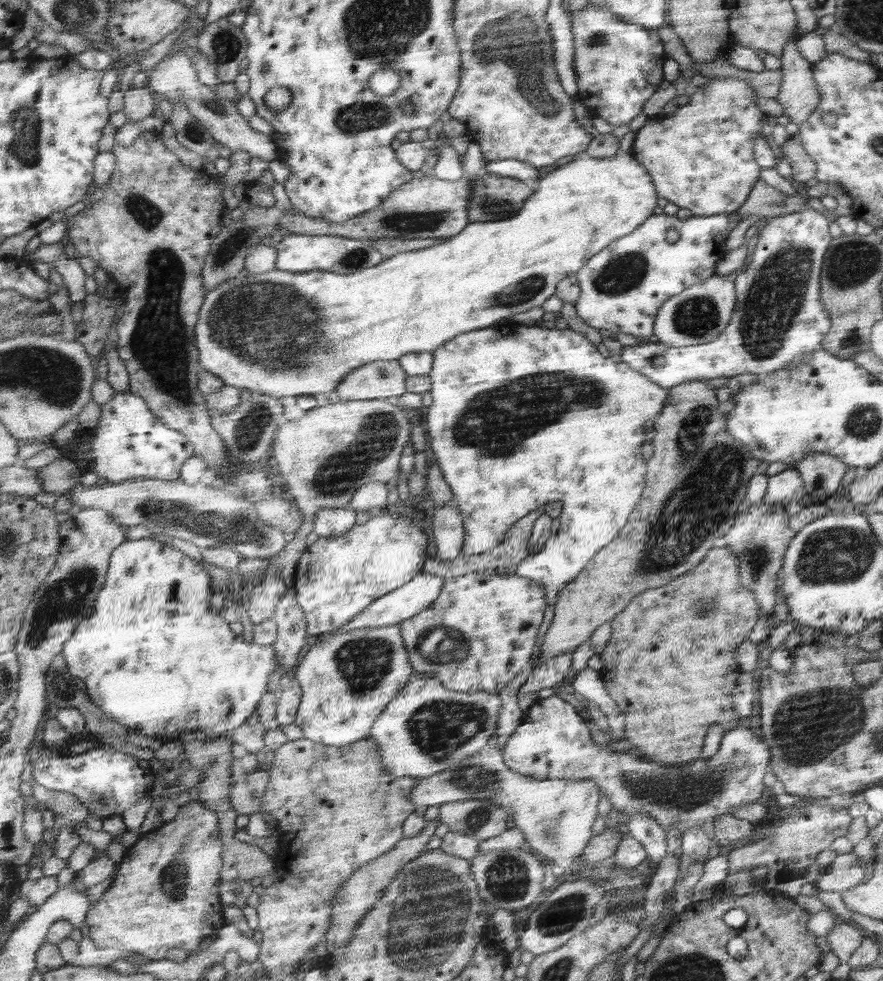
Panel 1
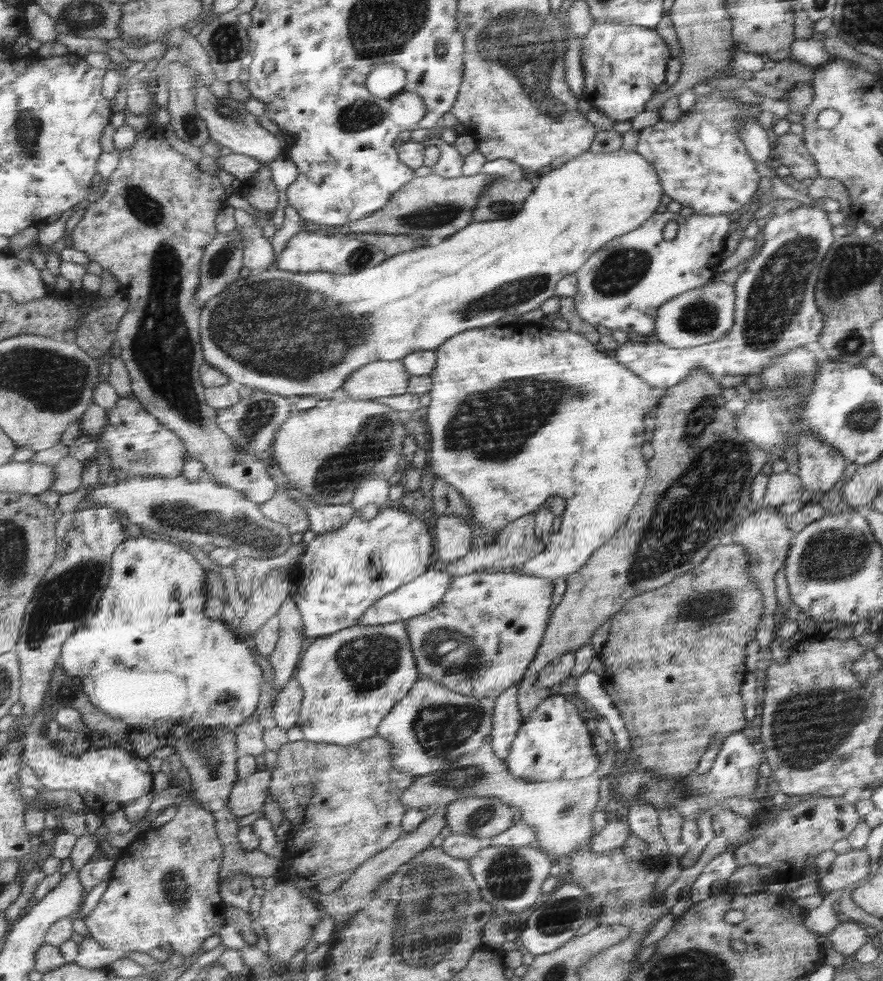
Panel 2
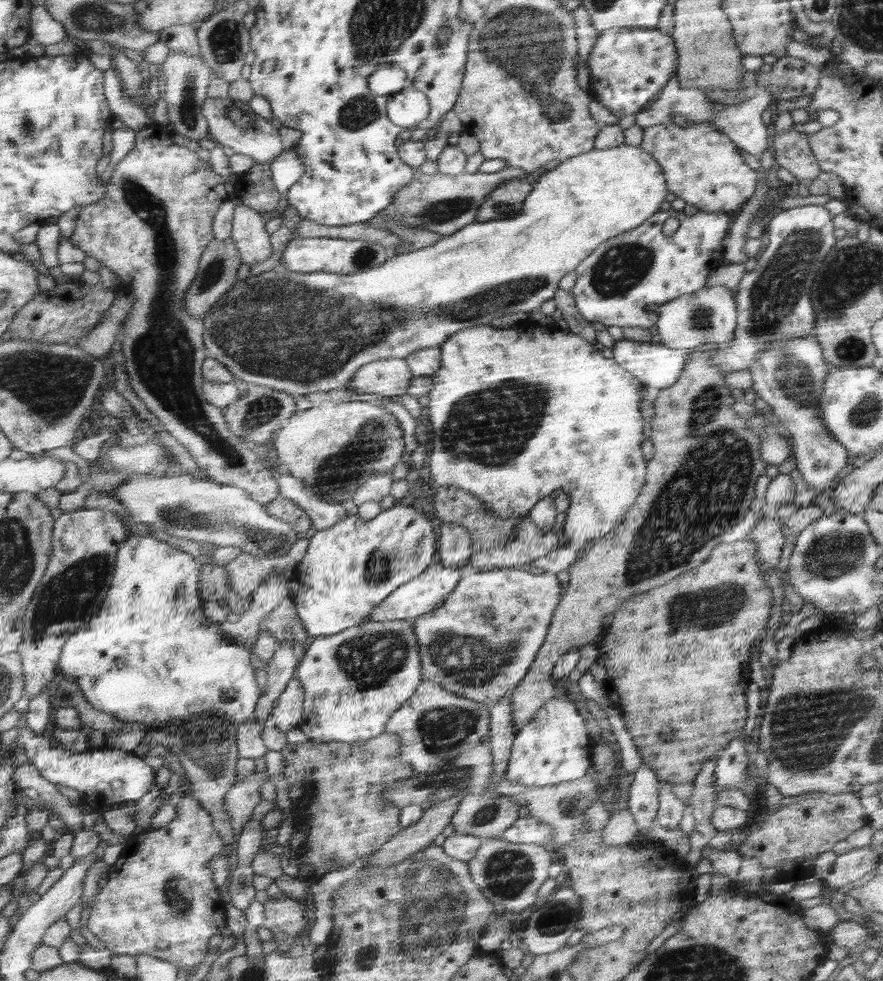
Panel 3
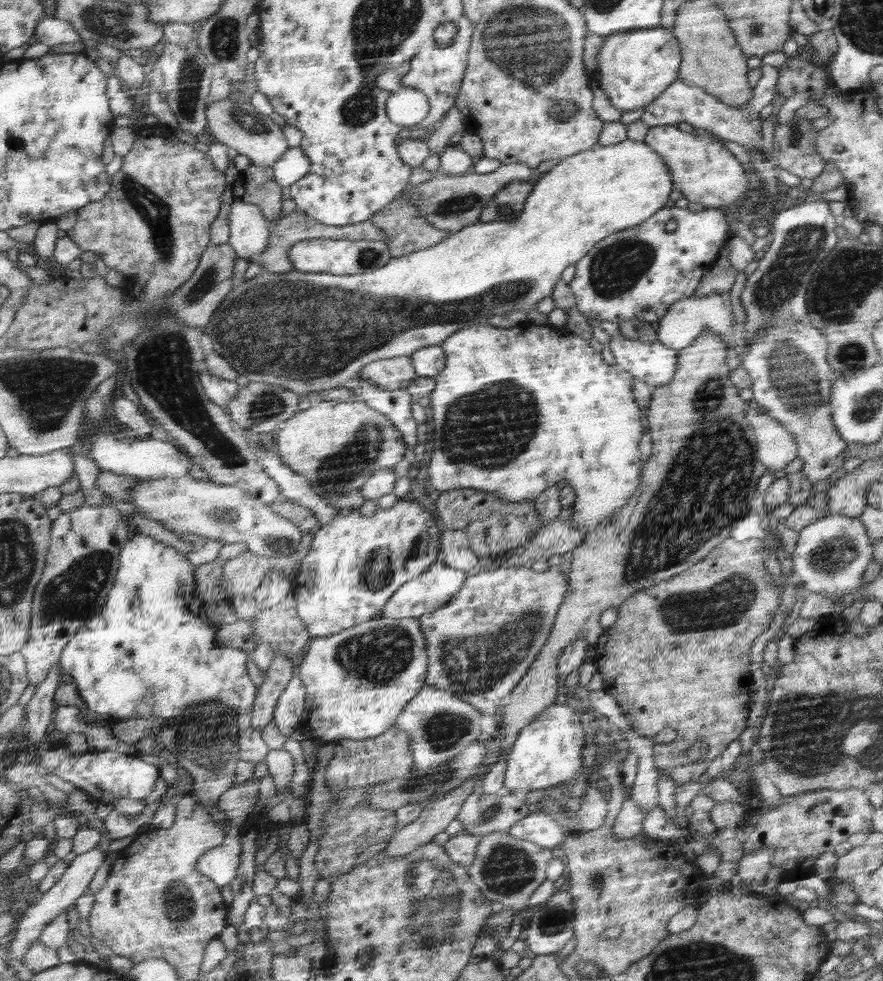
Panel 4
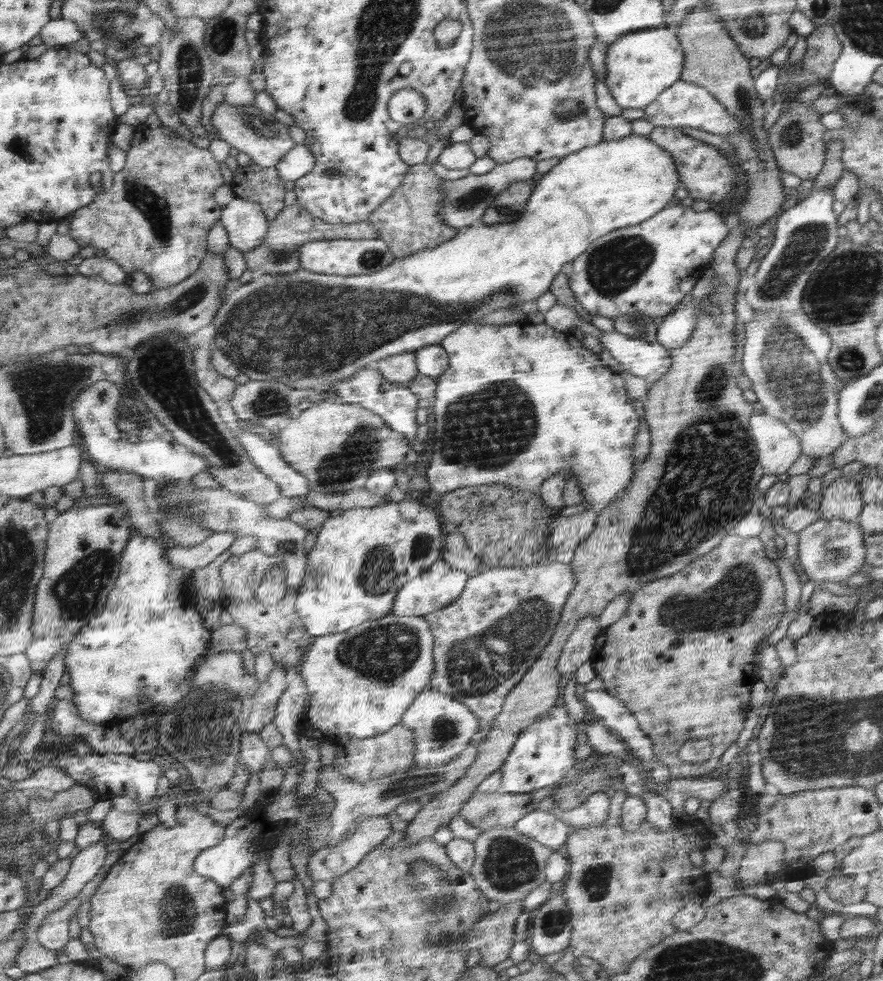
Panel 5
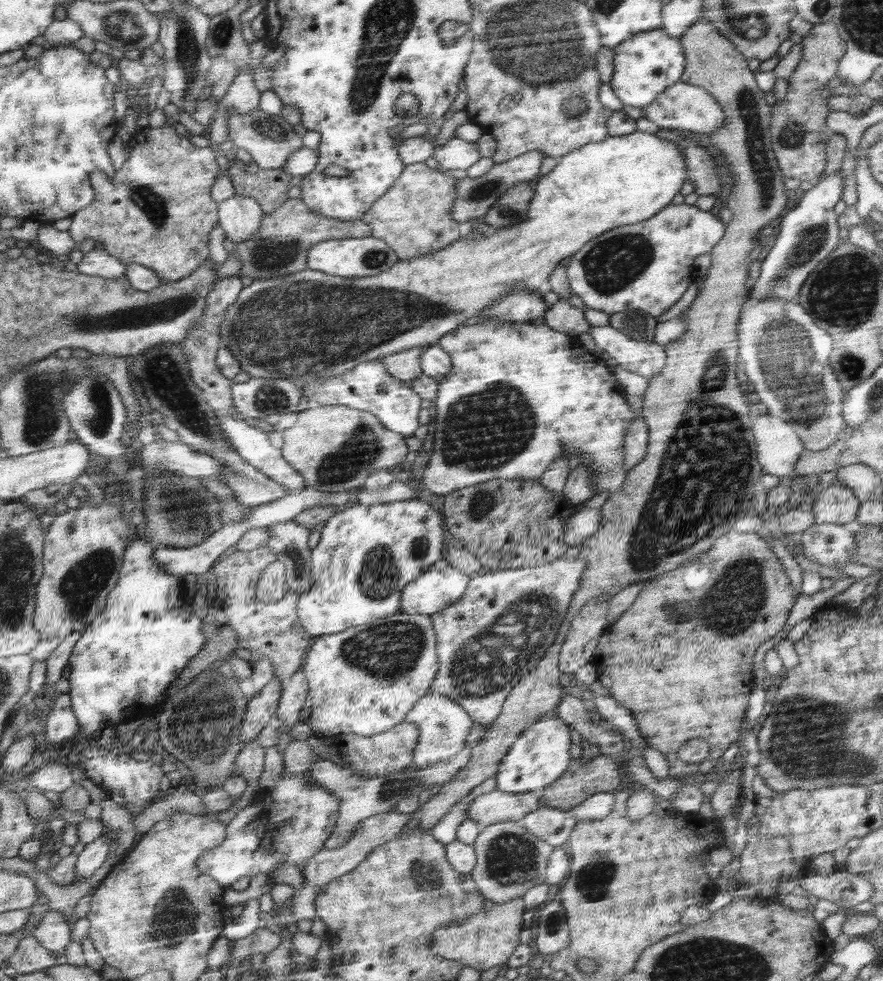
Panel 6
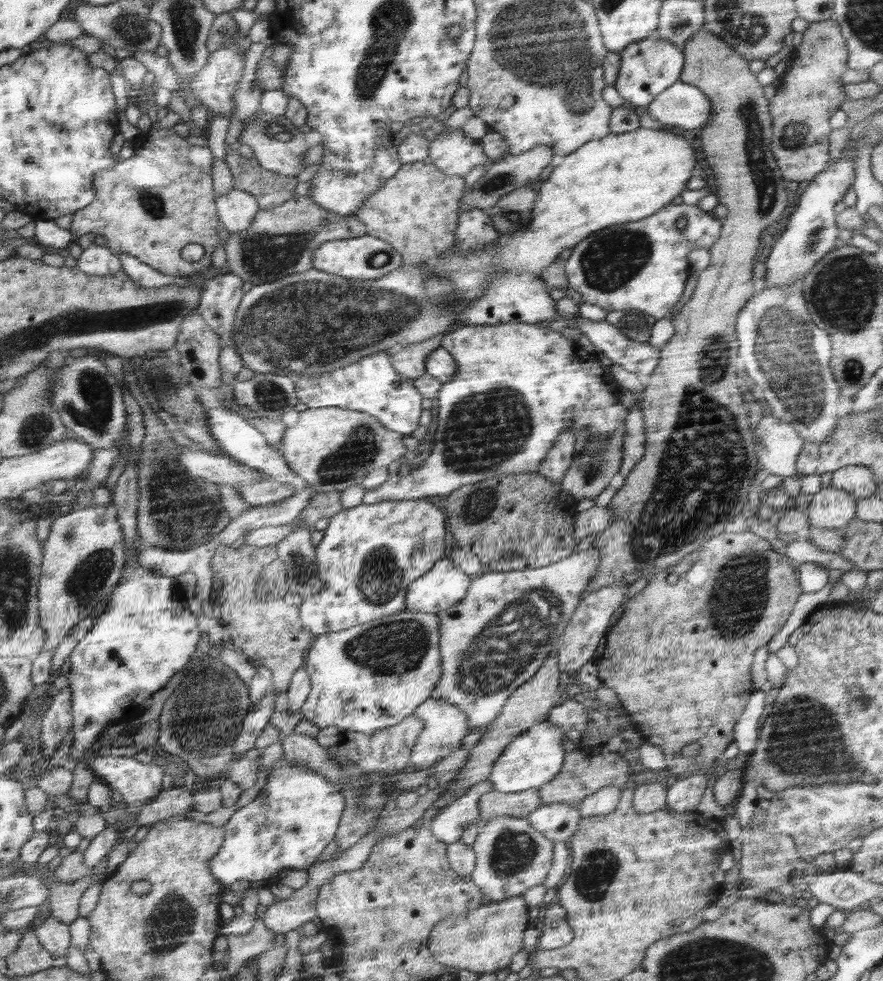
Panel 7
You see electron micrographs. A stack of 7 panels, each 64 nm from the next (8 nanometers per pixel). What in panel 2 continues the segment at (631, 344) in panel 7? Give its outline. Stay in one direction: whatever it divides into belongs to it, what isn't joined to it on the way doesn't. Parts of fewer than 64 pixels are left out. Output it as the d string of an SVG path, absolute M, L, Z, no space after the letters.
M801 206L774 214L762 230L762 248L749 259L746 270L733 284L735 321L722 339L692 348L675 348L662 342L629 341L618 346L616 360L649 385L667 389L684 381L697 368L707 370L713 378L758 375L781 354L790 353L798 347L817 347L824 321L816 306L814 290L822 261L835 239L832 227L822 207Z

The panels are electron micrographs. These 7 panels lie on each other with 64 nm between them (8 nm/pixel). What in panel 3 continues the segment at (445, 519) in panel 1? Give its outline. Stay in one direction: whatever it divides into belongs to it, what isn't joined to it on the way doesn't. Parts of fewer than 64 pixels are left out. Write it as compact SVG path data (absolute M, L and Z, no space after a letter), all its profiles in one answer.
M440 522L438 563L448 567L462 568L474 553L469 530L456 523Z

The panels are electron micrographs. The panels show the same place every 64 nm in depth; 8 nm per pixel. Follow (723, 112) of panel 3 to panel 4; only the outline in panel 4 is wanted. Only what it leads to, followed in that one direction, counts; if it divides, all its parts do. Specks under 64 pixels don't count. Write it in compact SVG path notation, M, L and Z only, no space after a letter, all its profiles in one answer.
M762 65L762 77L753 88L752 102L748 102L746 108L732 108L719 102L716 97L707 94L702 88L690 87L679 79L670 84L655 102L644 107L644 114L641 118L642 123L648 127L656 126L678 126L685 122L696 130L708 130L710 134L736 142L744 148L752 149L762 145L762 119L760 112L765 106L772 103L776 96L775 88L778 80L778 68L774 66Z

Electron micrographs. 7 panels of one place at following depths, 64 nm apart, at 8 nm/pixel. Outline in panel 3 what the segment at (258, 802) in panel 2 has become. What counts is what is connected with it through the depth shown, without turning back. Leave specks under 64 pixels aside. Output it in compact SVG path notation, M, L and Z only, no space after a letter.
M255 772L237 782L236 786L233 786L231 792L228 793L226 806L228 810L232 811L236 837L241 834L252 810L263 800L260 795L260 788L262 788L262 784L269 781L268 776L267 772Z

